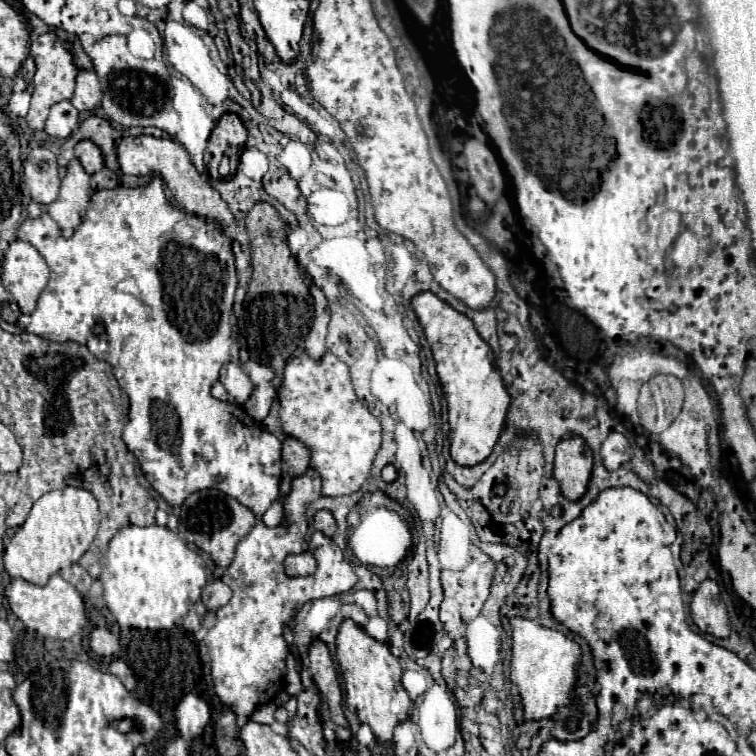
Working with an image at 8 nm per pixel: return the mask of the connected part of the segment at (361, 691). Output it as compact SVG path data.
M351 618L343 620L337 632L337 652L335 652L343 682L345 682L345 702L355 710L357 718L371 726L379 742L389 742L393 728L409 716L411 698L401 684L403 666L397 656L391 654L387 642L371 638L359 624Z

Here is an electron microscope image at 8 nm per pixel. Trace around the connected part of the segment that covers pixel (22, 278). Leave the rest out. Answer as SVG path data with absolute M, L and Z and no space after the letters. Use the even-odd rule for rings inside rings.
M13 240L3 256L1 282L13 294L23 314L31 314L37 298L47 286L49 266L43 256L27 242Z

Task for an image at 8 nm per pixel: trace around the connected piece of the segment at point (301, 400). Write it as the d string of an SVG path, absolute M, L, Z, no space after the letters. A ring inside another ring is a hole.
M329 350L319 360L307 354L291 358L285 364L277 395L283 432L309 448L309 466L321 474L323 496L357 492L369 478L373 460L379 452L381 422L355 396L349 366Z

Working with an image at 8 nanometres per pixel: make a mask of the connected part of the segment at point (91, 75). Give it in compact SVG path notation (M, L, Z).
M79 70L75 80L75 94L71 98L71 104L77 110L93 110L101 102L101 86L97 80L97 74L93 70Z

